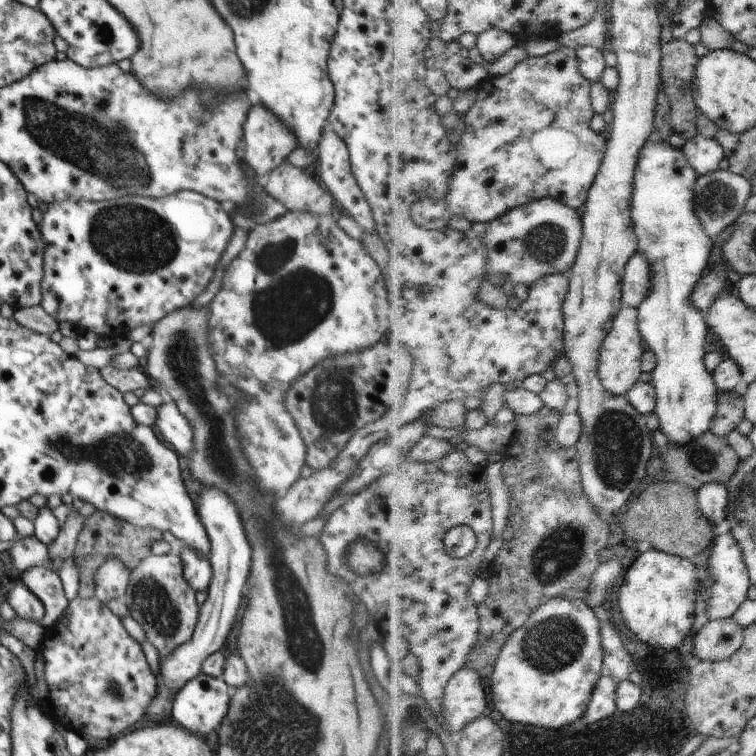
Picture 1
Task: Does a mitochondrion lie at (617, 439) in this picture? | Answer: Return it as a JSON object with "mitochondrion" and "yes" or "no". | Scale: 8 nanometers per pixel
{"mitochondrion":"yes"}

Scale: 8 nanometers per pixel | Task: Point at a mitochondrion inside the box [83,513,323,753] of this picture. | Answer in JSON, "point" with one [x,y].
{"point":[152,603]}

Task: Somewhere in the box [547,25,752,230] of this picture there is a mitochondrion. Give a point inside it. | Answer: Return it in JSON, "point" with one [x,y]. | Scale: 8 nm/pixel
{"point":[718,197]}

